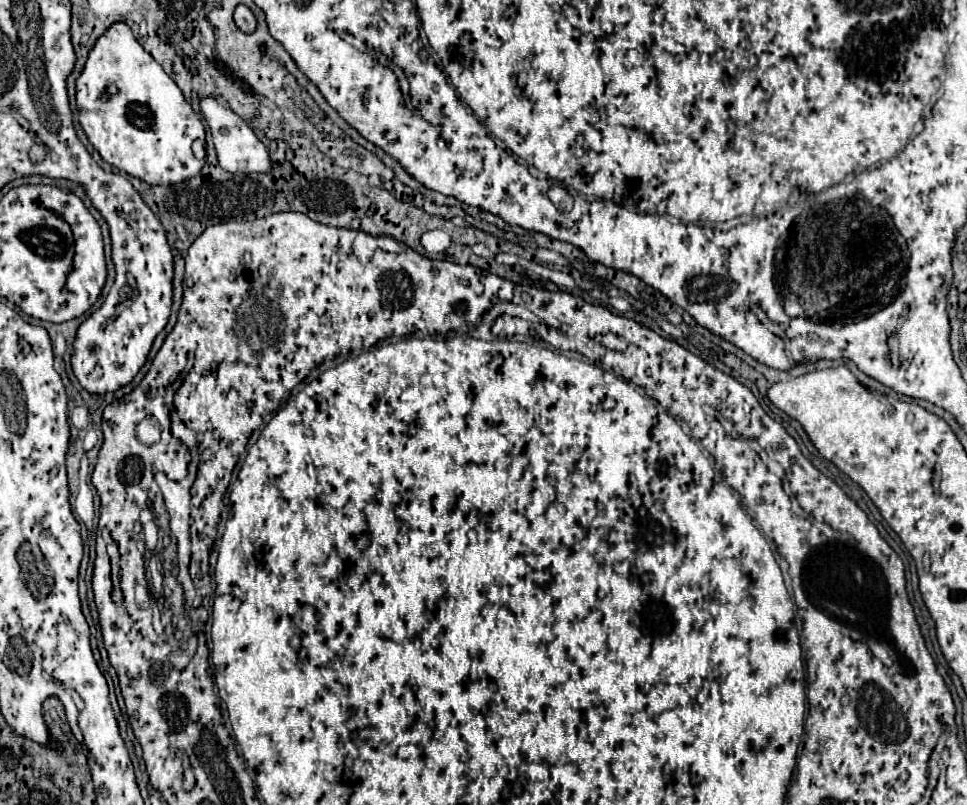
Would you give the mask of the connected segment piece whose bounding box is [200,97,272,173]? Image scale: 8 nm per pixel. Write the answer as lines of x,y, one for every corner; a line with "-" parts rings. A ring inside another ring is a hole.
202,97
200,111
202,111
202,115
212,131
212,141
216,147
218,163
224,171
230,171
230,173
266,173
272,167
270,157
268,157
268,149
264,147
264,143
258,141
258,137
254,135
250,125
242,117
238,117
230,107
220,105
214,97

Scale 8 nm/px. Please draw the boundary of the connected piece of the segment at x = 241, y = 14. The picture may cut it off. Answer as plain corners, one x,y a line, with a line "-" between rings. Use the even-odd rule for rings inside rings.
238,5
234,11
234,21
244,33
252,33
256,29
256,17
246,5

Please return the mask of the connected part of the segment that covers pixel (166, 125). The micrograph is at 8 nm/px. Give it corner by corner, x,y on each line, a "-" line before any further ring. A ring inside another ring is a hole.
122,21
106,29
90,49
86,65
76,79
76,105
80,125
94,149
106,163
124,173
134,173
134,177
150,185
174,185
194,177
204,165
204,159
198,159
192,147
196,141
204,141
204,125
200,117
186,103
178,85
164,73
164,69
136,41
130,27

